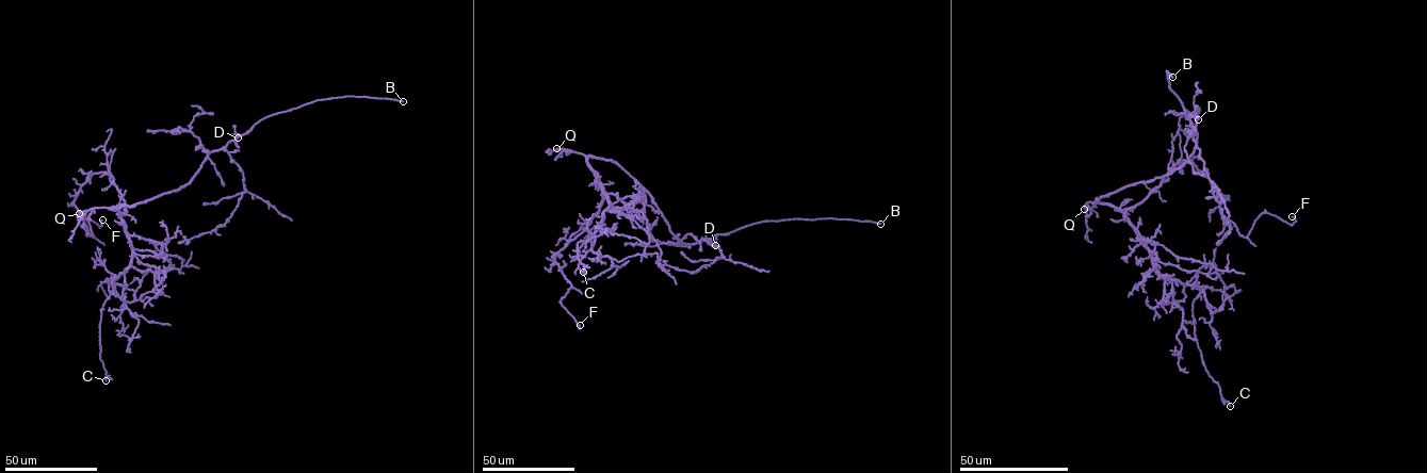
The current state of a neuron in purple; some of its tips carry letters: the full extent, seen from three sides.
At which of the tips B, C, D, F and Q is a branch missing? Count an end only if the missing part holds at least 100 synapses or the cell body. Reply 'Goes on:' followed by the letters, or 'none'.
Goes on: B, Q

